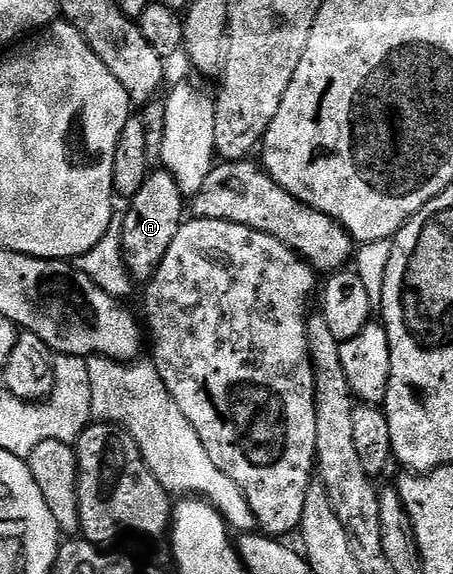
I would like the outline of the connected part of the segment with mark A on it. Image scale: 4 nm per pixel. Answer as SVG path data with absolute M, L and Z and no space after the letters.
M148 172L141 191L137 191L137 195L130 198L128 205L131 206L126 206L123 215L123 262L132 278L140 283L151 280L185 220L183 192L177 187L171 173L158 172Z

